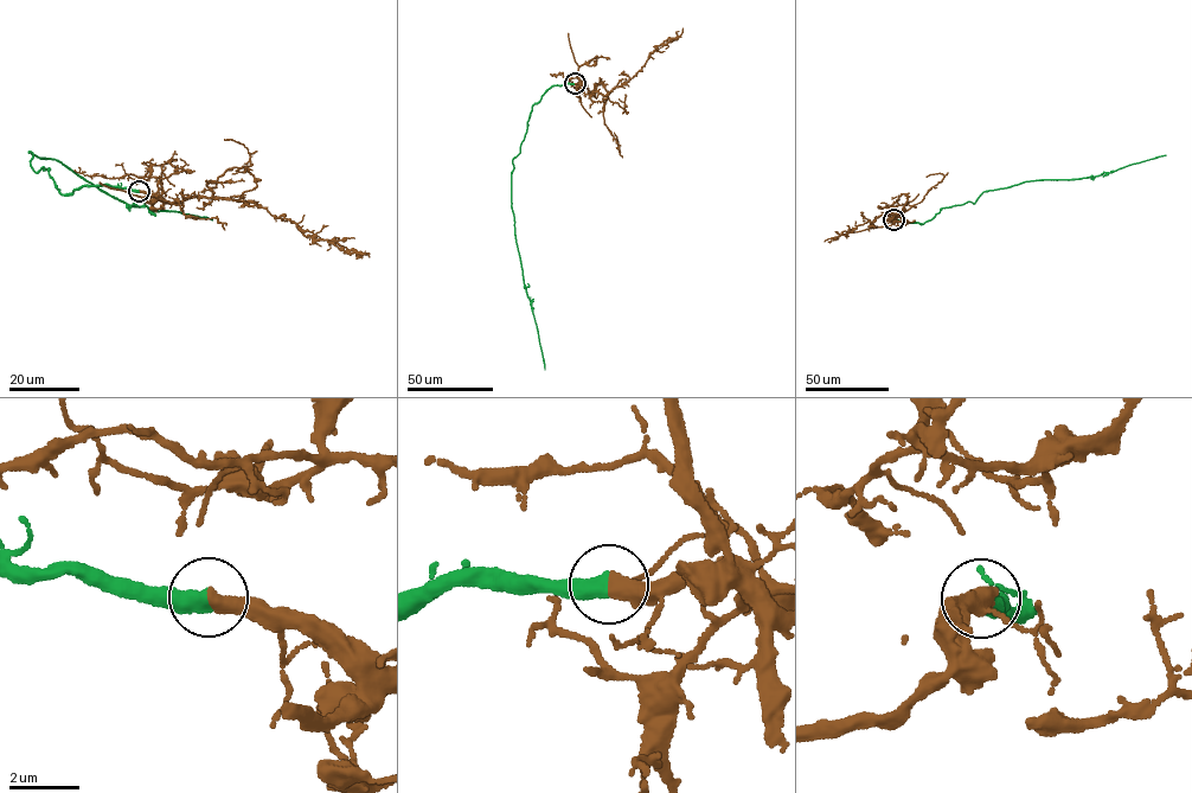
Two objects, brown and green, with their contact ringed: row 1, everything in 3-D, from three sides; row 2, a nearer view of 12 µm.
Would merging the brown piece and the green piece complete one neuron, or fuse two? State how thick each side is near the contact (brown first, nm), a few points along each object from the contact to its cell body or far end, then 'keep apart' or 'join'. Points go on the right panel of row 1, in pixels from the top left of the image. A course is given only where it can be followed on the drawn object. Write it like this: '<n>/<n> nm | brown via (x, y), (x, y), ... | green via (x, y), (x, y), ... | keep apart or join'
500/550 nm | brown via (894, 219), (902, 219), (898, 212), (885, 213), (851, 232), (825, 241) | green via (894, 219), (922, 224), (943, 208), (973, 203), (986, 191), (1027, 181), (1094, 177), (1165, 155) | join

